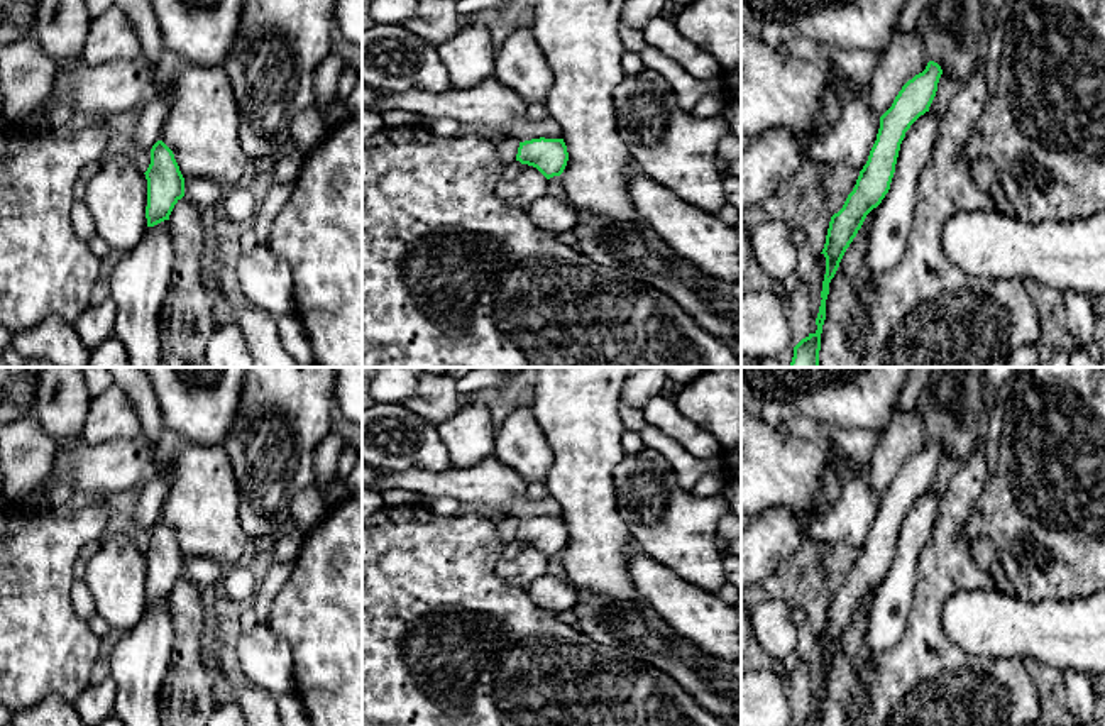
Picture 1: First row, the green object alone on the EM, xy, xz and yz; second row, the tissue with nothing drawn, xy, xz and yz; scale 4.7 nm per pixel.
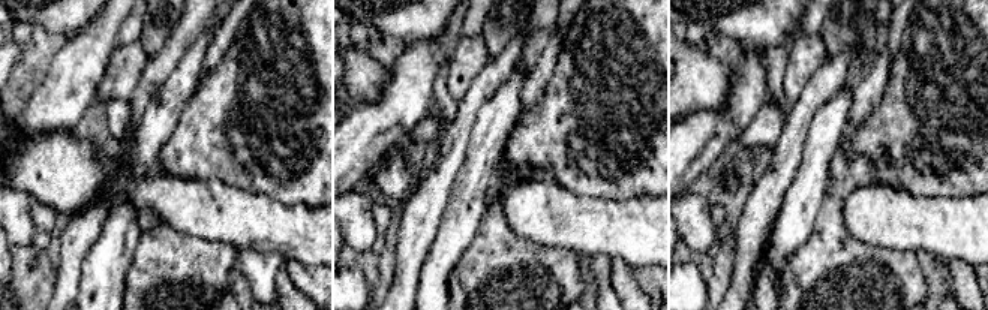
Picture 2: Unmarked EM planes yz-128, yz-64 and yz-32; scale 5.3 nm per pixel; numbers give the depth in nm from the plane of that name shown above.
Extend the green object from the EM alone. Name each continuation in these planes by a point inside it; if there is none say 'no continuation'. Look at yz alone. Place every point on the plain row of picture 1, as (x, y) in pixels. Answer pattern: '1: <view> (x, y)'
no continuation

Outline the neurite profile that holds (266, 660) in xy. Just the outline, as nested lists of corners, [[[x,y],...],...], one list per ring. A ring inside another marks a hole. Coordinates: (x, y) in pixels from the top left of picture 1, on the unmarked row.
[[[267,626],[244,633],[237,643],[239,662],[245,677],[274,697],[294,690],[293,652]]]

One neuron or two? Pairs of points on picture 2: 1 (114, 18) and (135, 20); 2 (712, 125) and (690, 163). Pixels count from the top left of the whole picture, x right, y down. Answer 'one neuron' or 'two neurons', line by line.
1: two neurons
2: one neuron

